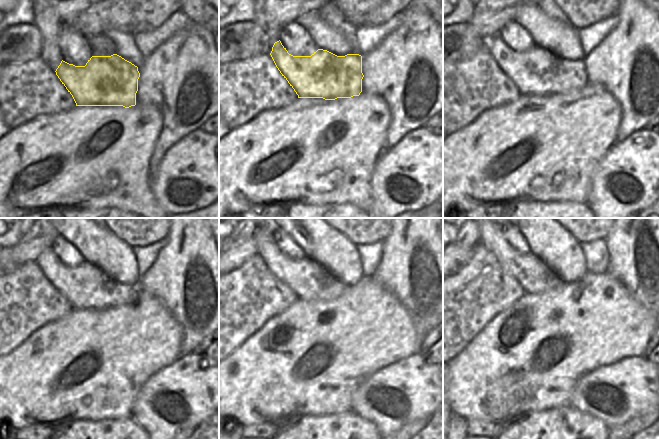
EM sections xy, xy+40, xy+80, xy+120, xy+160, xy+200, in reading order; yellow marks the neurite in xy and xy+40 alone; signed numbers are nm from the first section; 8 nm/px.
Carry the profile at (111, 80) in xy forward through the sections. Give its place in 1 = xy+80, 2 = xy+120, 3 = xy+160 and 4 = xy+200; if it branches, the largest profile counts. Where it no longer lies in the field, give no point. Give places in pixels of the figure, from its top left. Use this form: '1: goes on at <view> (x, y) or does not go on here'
1: goes on at xy+80 (539, 71)
2: goes on at xy+120 (86, 287)
3: goes on at xy+160 (310, 281)
4: goes on at xy+200 (534, 276)

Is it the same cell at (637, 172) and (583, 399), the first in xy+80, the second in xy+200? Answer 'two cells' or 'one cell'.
one cell

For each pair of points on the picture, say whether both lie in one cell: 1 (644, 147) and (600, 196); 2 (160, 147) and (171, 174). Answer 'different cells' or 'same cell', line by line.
1: same cell
2: different cells

